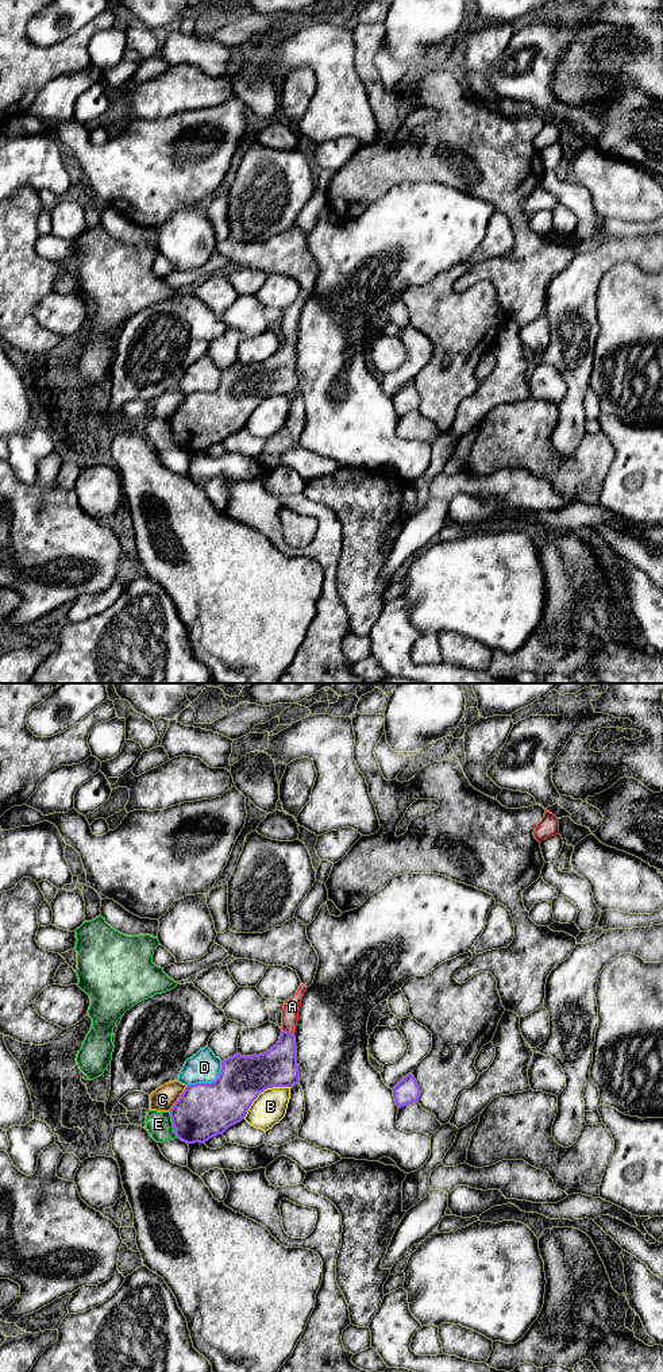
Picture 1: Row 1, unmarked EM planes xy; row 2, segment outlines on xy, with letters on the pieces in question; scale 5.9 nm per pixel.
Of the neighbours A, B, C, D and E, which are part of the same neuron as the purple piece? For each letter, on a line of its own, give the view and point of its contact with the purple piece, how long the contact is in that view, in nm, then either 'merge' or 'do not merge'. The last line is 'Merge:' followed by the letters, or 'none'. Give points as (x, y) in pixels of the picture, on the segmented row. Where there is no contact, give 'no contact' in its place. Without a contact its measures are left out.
A: contact xy (288, 1032); length 80 nm; merge
B: contact xy (262, 1091); length 340 nm; do not merge
C: contact xy (178, 1099); length 190 nm; do not merge
D: contact xy (209, 1083); length 260 nm; do not merge
E: contact xy (173, 1125); length 170 nm; do not merge
Merge: A

